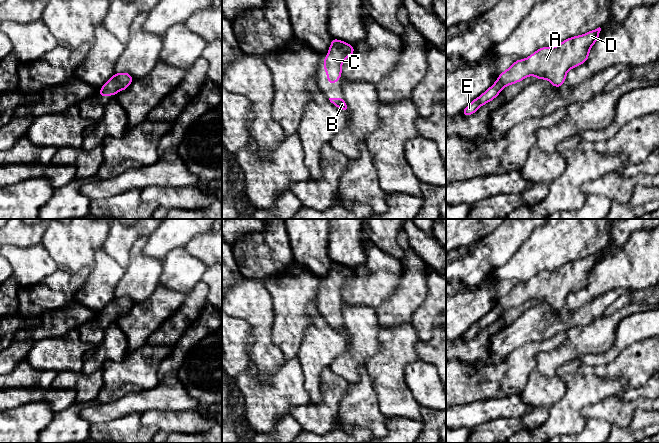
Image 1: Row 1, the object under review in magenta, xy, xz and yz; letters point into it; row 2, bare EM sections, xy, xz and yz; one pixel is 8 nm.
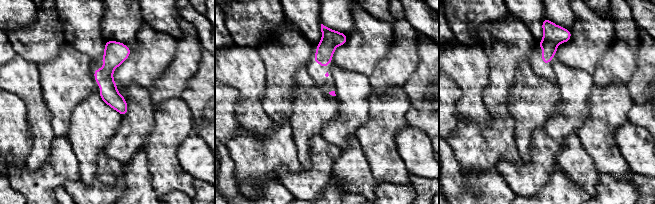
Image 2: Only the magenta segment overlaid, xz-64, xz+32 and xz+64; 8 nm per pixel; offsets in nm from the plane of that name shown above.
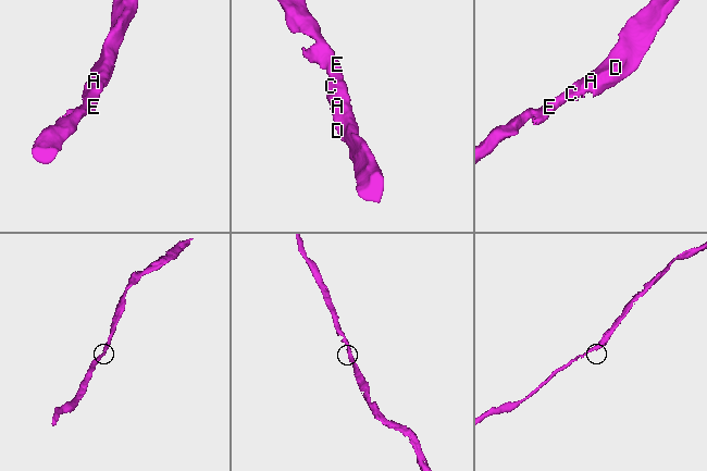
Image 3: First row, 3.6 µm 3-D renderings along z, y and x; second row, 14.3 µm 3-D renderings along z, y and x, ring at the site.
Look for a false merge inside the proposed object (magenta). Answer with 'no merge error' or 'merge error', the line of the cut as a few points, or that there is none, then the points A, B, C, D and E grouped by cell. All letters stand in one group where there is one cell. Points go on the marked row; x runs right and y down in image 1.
no merge error; cut none; groups A B C D E

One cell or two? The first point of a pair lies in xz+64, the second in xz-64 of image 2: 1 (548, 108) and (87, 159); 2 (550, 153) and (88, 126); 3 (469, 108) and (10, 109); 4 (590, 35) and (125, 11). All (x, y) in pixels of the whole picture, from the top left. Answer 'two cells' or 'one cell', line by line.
1: one cell
2: two cells
3: two cells
4: two cells

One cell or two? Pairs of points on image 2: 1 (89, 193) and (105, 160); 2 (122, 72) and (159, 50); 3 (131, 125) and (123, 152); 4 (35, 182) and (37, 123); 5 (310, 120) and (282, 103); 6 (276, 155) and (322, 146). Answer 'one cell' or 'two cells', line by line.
1: one cell
2: one cell
3: one cell
4: two cells
5: two cells
6: two cells

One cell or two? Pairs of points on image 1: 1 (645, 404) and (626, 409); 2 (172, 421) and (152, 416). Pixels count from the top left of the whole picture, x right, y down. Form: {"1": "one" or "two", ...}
{"1": "one", "2": "one"}

